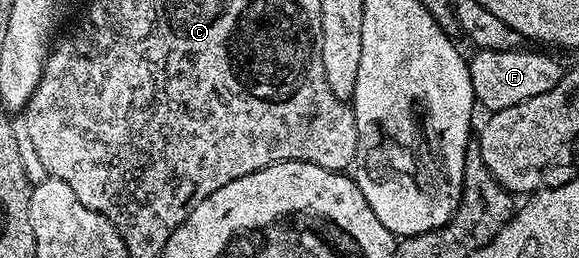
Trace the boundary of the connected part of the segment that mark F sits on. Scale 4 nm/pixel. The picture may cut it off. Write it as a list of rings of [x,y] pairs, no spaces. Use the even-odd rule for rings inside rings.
[[[521,48],[518,50],[481,50],[471,55],[468,67],[470,80],[474,84],[477,103],[491,112],[510,108],[514,104],[522,104],[522,100],[530,100],[530,96],[542,96],[542,92],[550,92],[554,84],[558,84],[562,73],[562,65],[556,58],[548,54],[539,54],[536,50]]]

